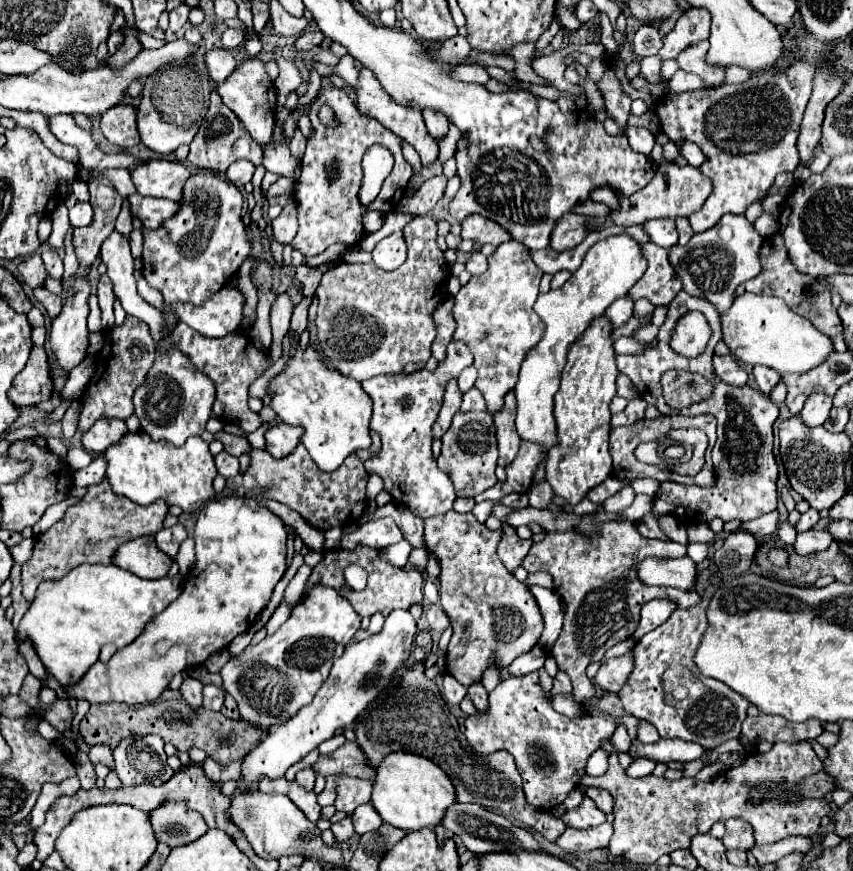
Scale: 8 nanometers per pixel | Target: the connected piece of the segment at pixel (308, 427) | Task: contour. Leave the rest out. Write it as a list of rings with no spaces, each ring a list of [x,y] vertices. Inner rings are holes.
[[[292,332],[290,338],[292,338],[290,340],[292,346],[288,352],[290,360],[286,362],[284,370],[276,378],[272,378],[272,382],[268,384],[268,396],[272,398],[270,406],[282,418],[282,424],[276,424],[266,430],[266,450],[274,458],[282,458],[290,454],[298,446],[298,442],[302,442],[308,448],[312,460],[322,470],[332,472],[352,452],[360,448],[370,448],[372,400],[362,390],[360,382],[350,380],[336,370],[330,370],[322,362],[322,356],[312,346],[312,342],[308,342],[304,350],[300,346],[300,334]]]

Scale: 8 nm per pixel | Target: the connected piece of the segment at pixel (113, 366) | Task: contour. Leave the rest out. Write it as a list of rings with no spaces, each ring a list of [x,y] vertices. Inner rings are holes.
[[[126,316],[122,326],[114,326],[104,331],[104,345],[97,360],[100,361],[97,361],[96,374],[80,398],[82,408],[78,422],[80,432],[86,432],[94,424],[94,420],[102,416],[126,420],[130,414],[134,414],[132,394],[144,382],[146,372],[154,362],[154,342],[150,338],[148,326],[138,318]]]

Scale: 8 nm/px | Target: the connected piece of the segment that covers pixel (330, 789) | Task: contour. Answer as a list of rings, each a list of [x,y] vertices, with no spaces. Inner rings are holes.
[[[336,776],[326,778],[326,788],[318,794],[318,804],[320,806],[330,806],[336,800]]]

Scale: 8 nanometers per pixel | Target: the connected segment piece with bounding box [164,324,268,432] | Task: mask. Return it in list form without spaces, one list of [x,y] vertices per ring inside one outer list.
[[[176,324],[176,328],[172,330],[170,338],[164,344],[174,344],[182,352],[186,352],[190,356],[192,364],[216,384],[216,402],[214,402],[214,410],[212,410],[216,418],[220,418],[224,422],[234,422],[244,432],[254,432],[256,428],[262,426],[260,416],[248,408],[246,400],[248,400],[248,386],[266,372],[268,362],[266,362],[266,354],[256,350],[248,336],[244,336],[240,332],[232,332],[230,336],[216,340],[216,338],[200,336],[186,324]]]

